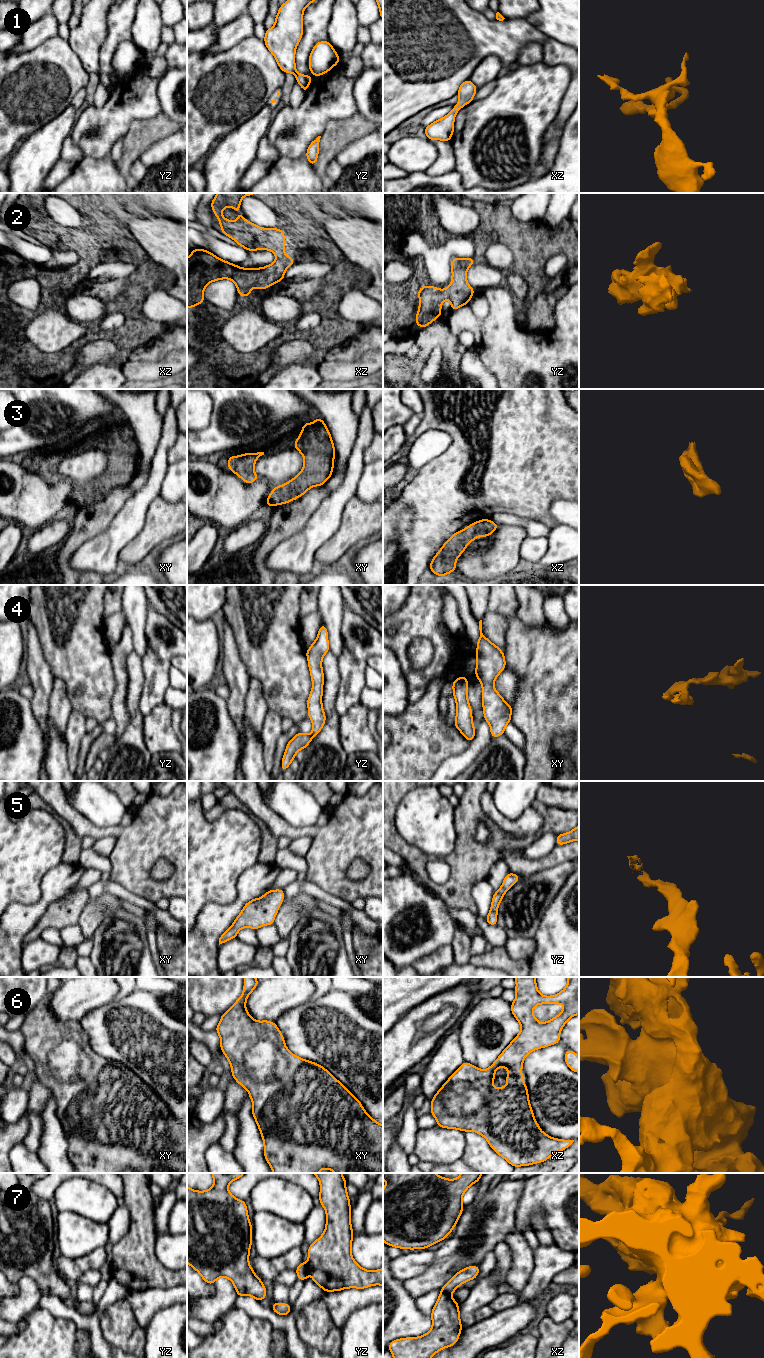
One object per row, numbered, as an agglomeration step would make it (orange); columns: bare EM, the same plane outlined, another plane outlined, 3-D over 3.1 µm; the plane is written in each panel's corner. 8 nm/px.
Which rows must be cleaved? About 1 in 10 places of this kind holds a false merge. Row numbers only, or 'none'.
7

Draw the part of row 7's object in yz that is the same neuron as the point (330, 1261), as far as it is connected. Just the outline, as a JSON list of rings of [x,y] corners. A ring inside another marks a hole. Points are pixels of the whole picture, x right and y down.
[[[313,1173],[320,1182],[320,1205],[326,1211],[326,1227],[324,1233],[313,1242],[308,1248],[308,1272],[312,1273],[312,1280],[319,1285],[324,1292],[340,1291],[347,1288],[364,1289],[373,1285],[383,1286],[383,1268],[368,1271],[360,1267],[352,1257],[351,1245],[354,1237],[351,1226],[351,1207],[349,1196],[346,1190],[347,1181],[344,1179],[342,1173]]]

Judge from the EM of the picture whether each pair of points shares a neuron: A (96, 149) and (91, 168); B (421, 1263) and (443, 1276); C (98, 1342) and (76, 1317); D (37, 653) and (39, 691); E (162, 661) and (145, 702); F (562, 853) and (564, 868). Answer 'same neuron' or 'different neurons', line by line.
A: different neurons
B: different neurons
C: same neuron
D: same neuron
E: same neuron
F: different neurons

